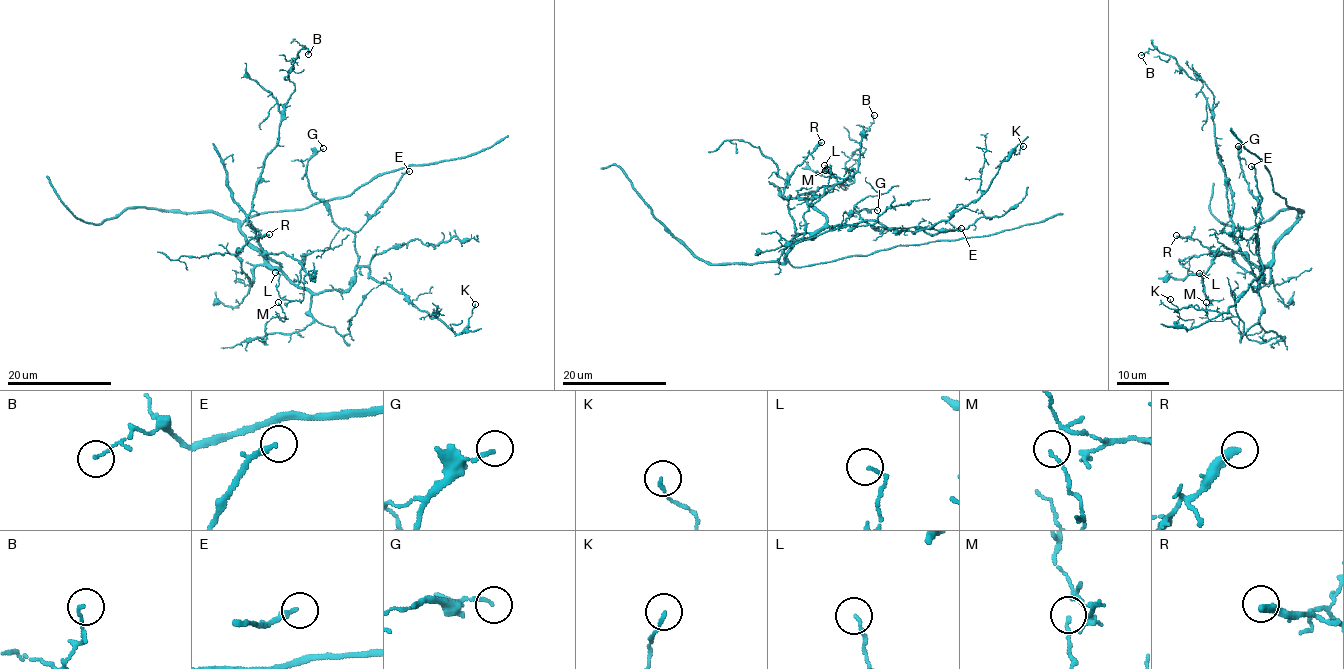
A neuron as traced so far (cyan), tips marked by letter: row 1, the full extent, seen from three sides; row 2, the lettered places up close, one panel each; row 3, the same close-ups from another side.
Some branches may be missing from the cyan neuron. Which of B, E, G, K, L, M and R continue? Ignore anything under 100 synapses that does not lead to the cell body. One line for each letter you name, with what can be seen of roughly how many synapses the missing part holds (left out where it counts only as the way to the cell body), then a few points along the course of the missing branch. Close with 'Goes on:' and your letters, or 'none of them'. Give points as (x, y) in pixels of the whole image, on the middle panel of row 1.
Goes on: none of them

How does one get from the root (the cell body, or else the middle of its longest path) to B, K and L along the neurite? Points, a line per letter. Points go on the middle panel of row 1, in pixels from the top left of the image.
B: (802, 239), (814, 234), (826, 217), (799, 195), (852, 183), (845, 163), (860, 146), (874, 115)
K: (802, 239), (826, 227), (866, 220), (914, 234), (930, 228), (975, 201), (999, 165), (1023, 146)
L: (802, 239), (826, 221), (811, 202), (854, 173), (852, 168), (839, 178), (824, 165)

